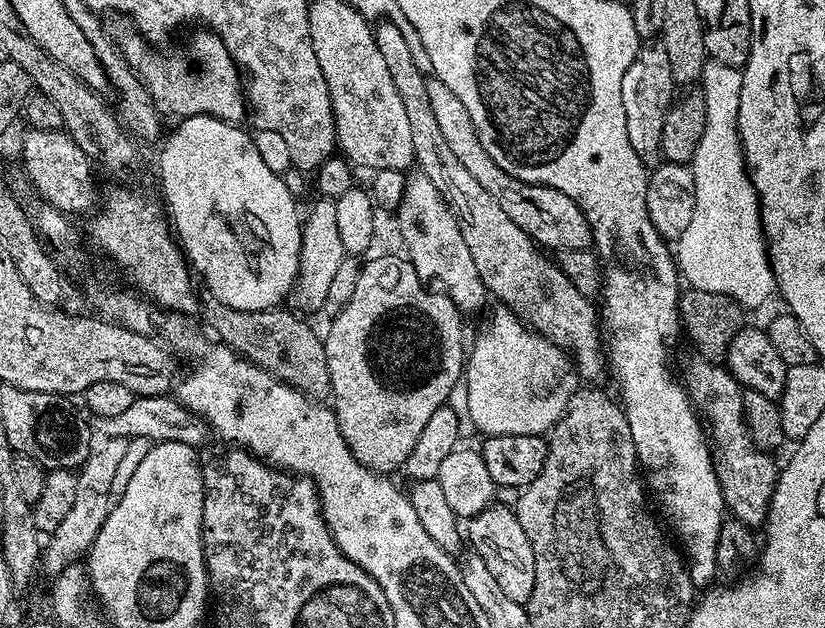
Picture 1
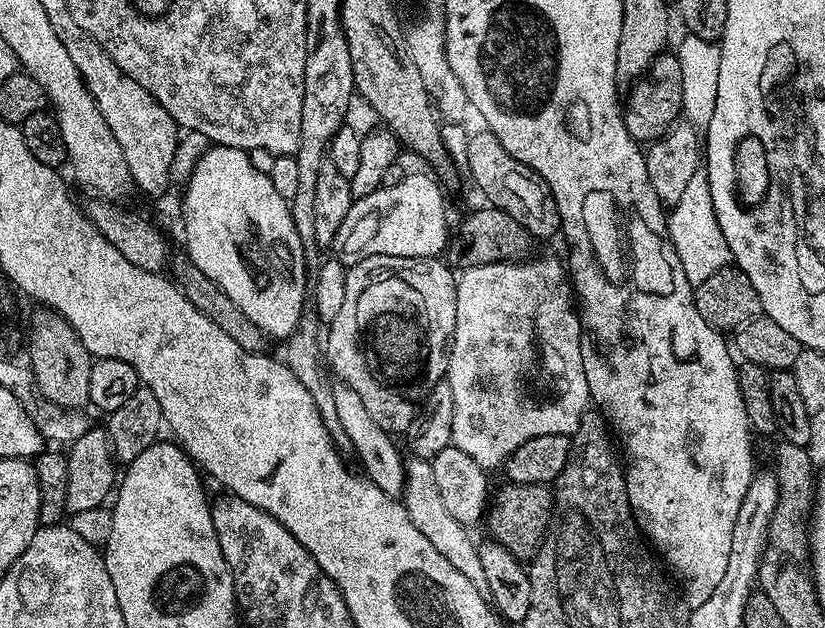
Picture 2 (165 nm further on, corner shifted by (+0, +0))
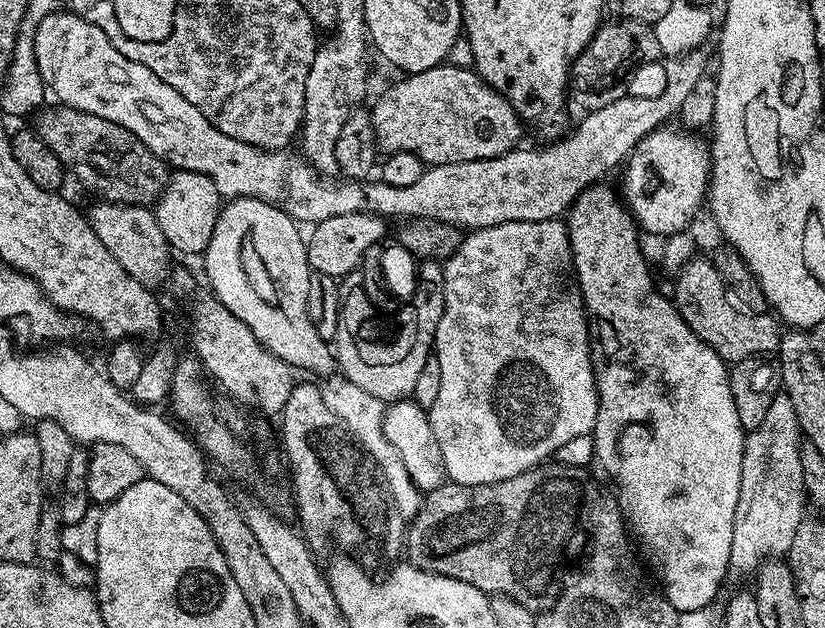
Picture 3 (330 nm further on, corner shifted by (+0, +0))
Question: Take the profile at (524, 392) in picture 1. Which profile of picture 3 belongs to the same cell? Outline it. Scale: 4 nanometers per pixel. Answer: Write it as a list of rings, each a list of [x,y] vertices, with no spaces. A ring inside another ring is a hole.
[[[560,218],[542,222],[506,222],[469,231],[456,253],[443,265],[443,270],[444,309],[436,327],[434,341],[434,354],[438,358],[442,378],[438,381],[438,398],[434,398],[434,402],[426,411],[430,430],[434,430],[434,438],[438,438],[438,446],[442,450],[445,477],[451,483],[466,486],[502,482],[506,478],[514,478],[514,474],[539,468],[549,458],[555,457],[560,446],[578,435],[591,433],[600,407],[588,345],[588,313],[584,311],[580,284],[576,280],[576,270],[572,267],[572,247],[567,223]]]

